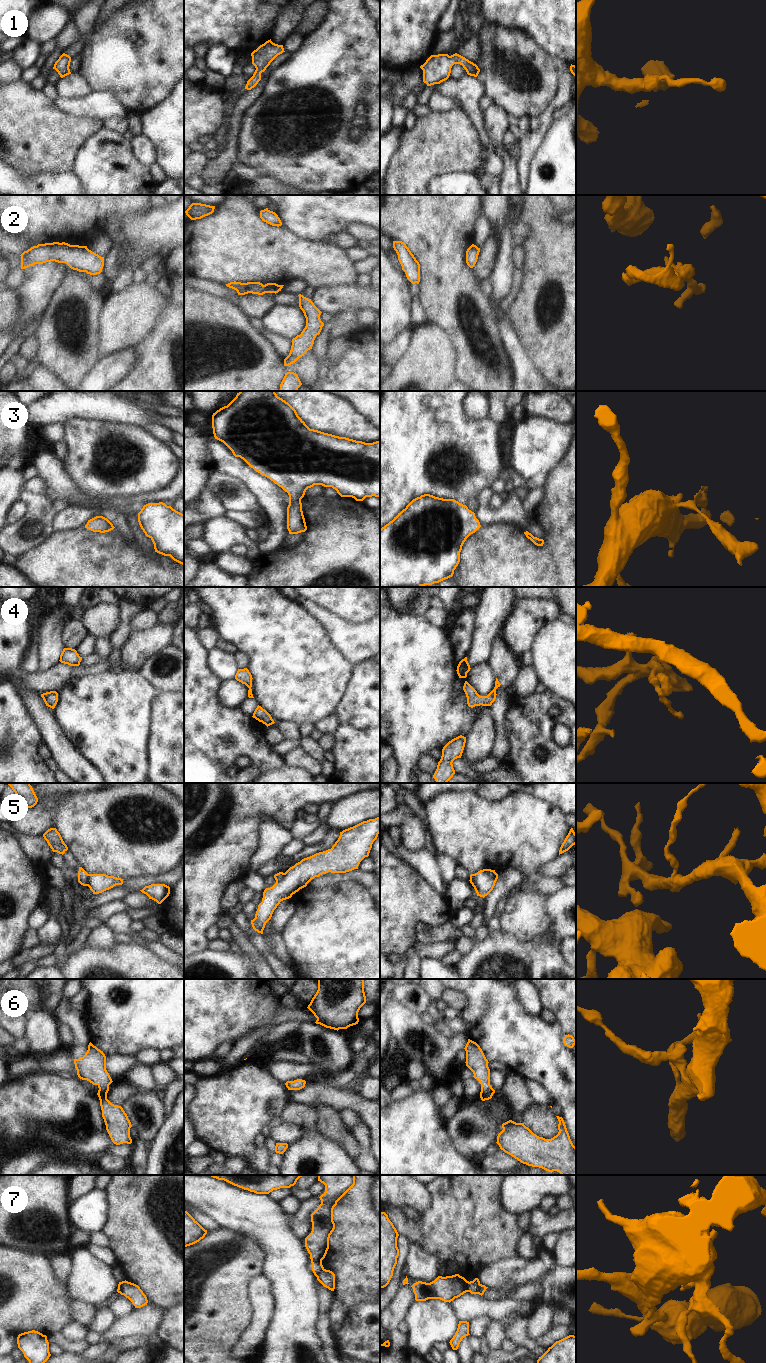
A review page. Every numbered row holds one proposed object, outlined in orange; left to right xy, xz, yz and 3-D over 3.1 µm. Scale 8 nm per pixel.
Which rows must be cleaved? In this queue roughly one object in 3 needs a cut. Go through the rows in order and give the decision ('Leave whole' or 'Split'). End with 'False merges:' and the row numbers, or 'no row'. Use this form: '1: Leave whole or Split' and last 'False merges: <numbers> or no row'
1: Leave whole
2: Leave whole
3: Leave whole
4: Leave whole
5: Split
6: Leave whole
7: Split
False merges: 5, 7

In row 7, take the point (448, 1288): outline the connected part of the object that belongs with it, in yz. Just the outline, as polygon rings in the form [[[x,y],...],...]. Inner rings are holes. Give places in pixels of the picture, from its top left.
[[[459,1274],[452,1276],[438,1276],[430,1283],[418,1281],[412,1285],[416,1301],[426,1301],[428,1299],[440,1299],[444,1302],[451,1302],[466,1292],[478,1294],[480,1281],[475,1278],[467,1281]]]

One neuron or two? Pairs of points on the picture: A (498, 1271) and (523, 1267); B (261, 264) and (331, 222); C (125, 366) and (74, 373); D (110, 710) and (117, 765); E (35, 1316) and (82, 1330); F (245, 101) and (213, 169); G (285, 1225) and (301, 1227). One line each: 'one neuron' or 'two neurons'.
A: one neuron
B: two neurons
C: two neurons
D: one neuron
E: two neurons
F: one neuron
G: two neurons

